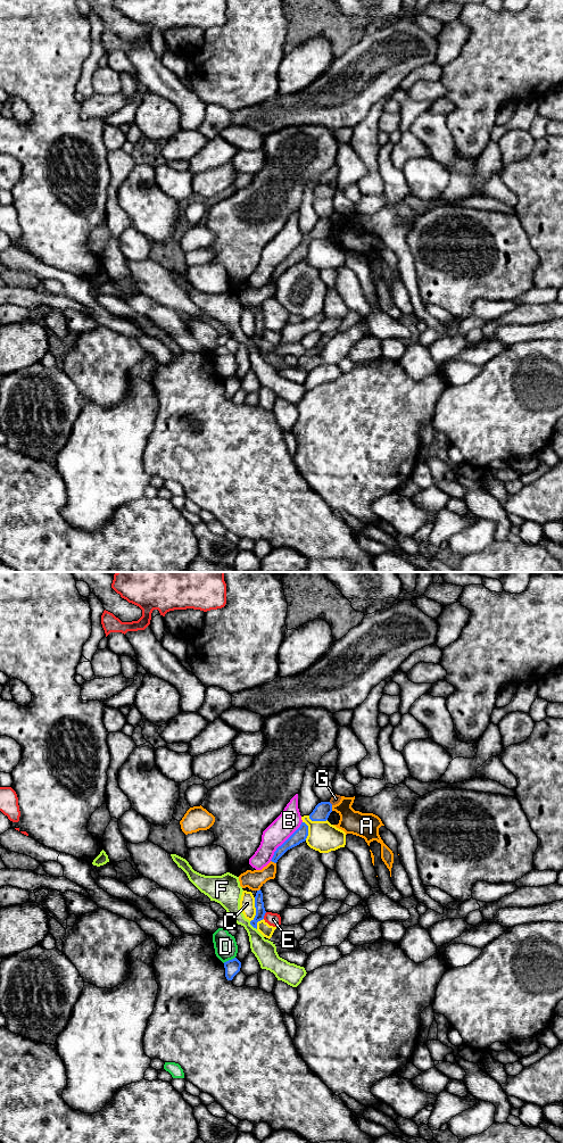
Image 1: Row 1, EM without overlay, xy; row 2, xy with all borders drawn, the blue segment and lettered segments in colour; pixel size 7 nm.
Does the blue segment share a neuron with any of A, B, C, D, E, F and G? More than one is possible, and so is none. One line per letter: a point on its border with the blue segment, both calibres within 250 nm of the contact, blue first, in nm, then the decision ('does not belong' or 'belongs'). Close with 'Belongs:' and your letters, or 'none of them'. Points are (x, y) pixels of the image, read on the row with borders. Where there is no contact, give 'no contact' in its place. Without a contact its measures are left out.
A: xy (331, 808) | 120/170 nm | does not belong
B: xy (286, 841) | 90/160 nm | does not belong
C: xy (256, 910) | 70/110 nm | does not belong
D: xy (229, 960) | 110/160 nm | does not belong
E: xy (264, 914) | 70/100 nm | does not belong
F: xy (253, 926) | 70/160 nm | does not belong
G: xy (330, 803) | 120/70 nm | does not belong
Belongs: none of them

